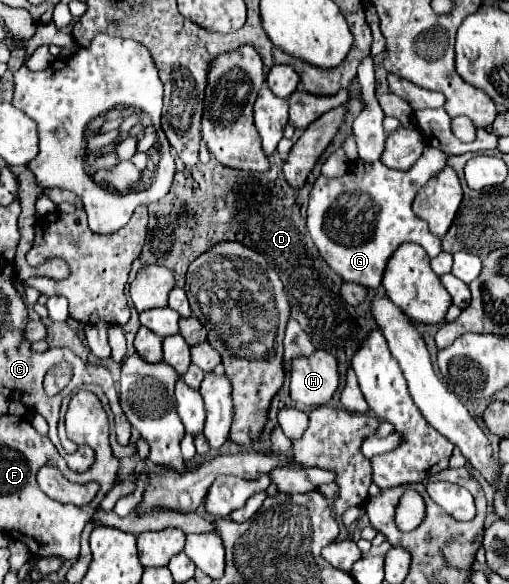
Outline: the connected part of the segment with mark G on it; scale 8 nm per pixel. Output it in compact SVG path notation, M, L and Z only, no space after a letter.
M424 148L416 166L408 170L390 170L380 160L364 162L354 160L352 168L340 178L318 176L310 192L308 204L308 230L320 250L322 258L336 270L342 280L356 282L368 288L382 284L382 274L392 252L404 242L418 242L430 258L442 252L442 240L428 230L428 224L412 212L416 192L446 166L446 154Z

